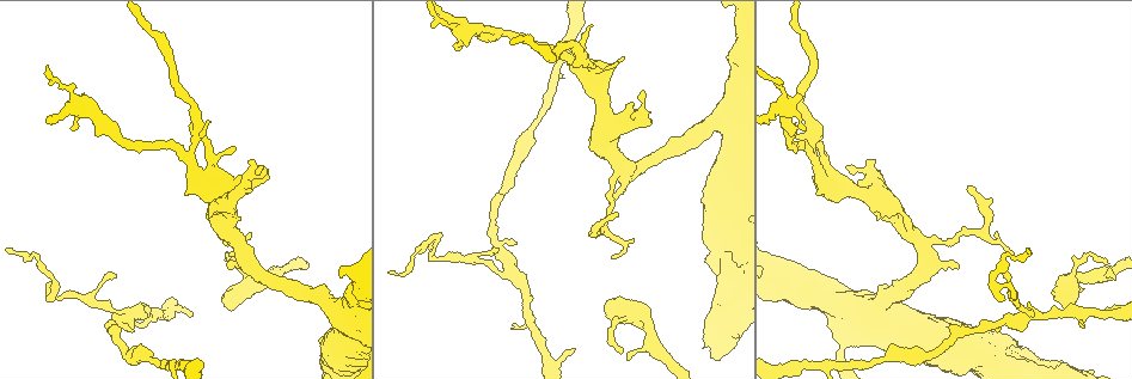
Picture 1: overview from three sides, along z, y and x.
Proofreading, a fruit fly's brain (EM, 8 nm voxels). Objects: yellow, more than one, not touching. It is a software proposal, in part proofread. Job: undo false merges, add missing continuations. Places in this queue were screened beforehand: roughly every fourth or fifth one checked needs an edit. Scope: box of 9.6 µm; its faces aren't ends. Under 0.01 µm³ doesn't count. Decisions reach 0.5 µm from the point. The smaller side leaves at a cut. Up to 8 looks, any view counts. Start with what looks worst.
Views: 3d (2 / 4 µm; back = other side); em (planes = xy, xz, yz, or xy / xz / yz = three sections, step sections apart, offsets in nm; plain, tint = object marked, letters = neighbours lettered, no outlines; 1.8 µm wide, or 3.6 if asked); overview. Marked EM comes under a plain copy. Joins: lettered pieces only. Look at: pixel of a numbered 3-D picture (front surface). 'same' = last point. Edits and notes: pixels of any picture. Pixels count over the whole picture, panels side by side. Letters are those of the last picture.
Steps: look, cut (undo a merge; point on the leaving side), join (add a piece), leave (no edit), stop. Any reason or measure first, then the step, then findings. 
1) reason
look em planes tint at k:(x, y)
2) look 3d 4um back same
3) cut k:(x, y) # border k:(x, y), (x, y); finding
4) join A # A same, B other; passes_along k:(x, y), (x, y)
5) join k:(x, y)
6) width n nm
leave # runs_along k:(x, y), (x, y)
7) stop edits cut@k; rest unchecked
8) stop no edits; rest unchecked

branch stops here
look em yz step 16 letters at 1:(612, 257)

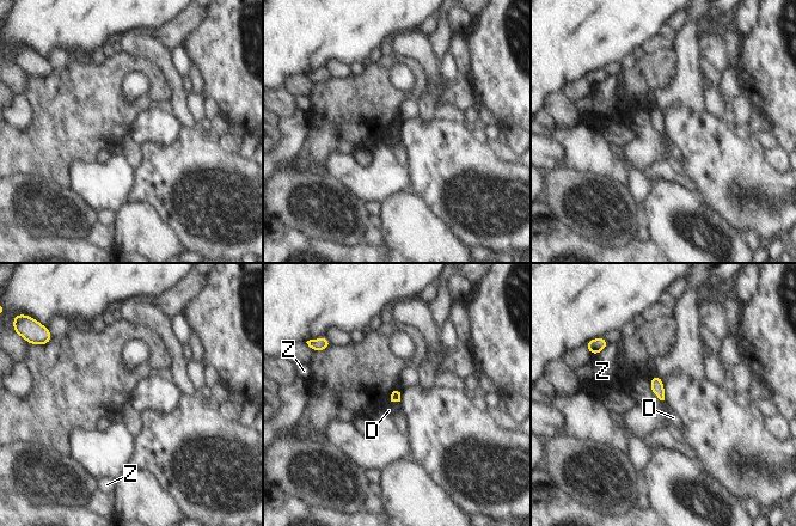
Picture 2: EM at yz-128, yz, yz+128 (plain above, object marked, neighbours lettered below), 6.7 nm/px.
look em planes letters same

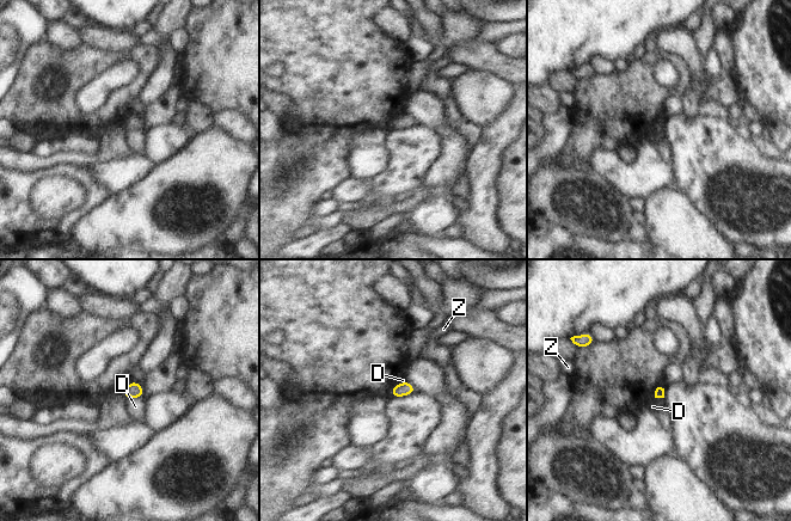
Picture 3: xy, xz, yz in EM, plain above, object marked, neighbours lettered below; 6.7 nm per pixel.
longest_contact D 110 nm
leave # D other, Z other; border 3:(127, 397), (142, 398); none of them fits

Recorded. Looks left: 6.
stops while still wide
look 3d 2um at 1:(621, 59)

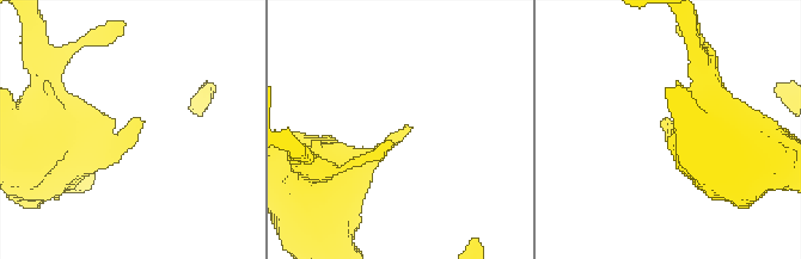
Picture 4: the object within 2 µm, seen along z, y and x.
need the tissue
look em planes letters at 4:(139, 117)

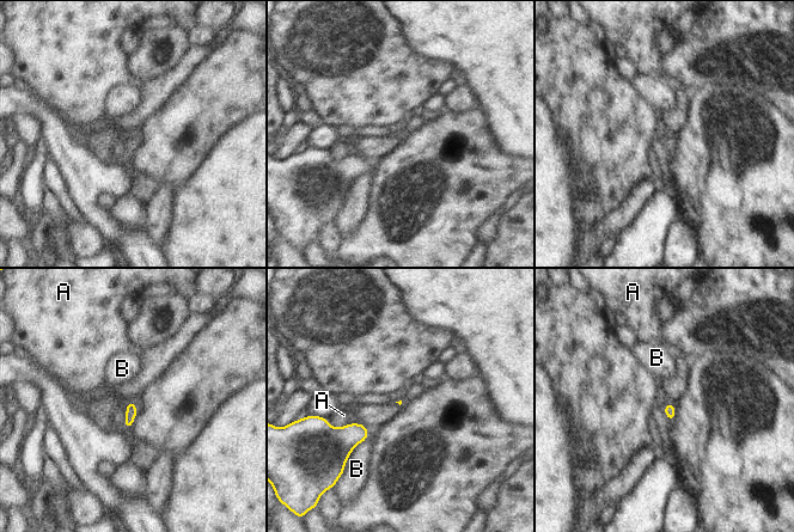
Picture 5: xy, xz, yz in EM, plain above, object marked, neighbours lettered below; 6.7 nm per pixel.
leave # A other, B other; border 5:(367, 427), (367, 438), (344, 463); no lettered piece goes on from it

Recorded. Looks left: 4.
abrupt turn
look 3d 4um at 1:(1081, 257)

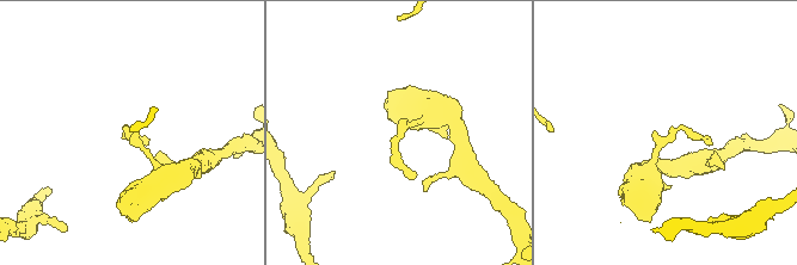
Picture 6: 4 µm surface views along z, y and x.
need the tissue
look em xy step 8 tint at 6:(669, 136)

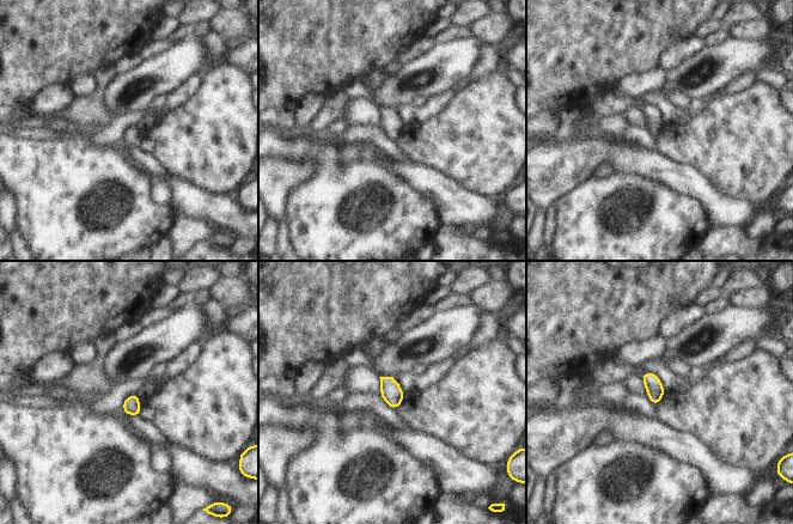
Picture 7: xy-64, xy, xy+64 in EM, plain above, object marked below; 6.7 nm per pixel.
cut it another way
look em planes letters same

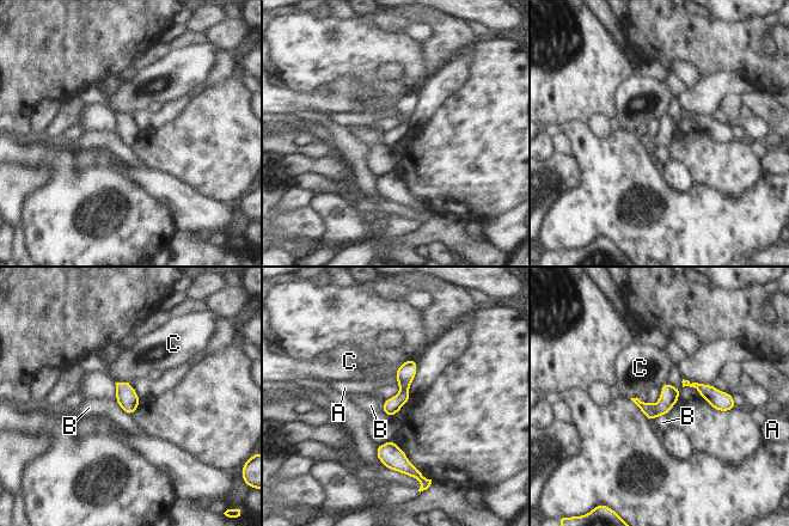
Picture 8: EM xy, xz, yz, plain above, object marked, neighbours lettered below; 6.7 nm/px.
width 110 nm; longest_contact B 160 nm
leave # A other, B other, C other; continuous, no second neuron

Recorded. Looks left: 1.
stop no edits; rest unchecked

